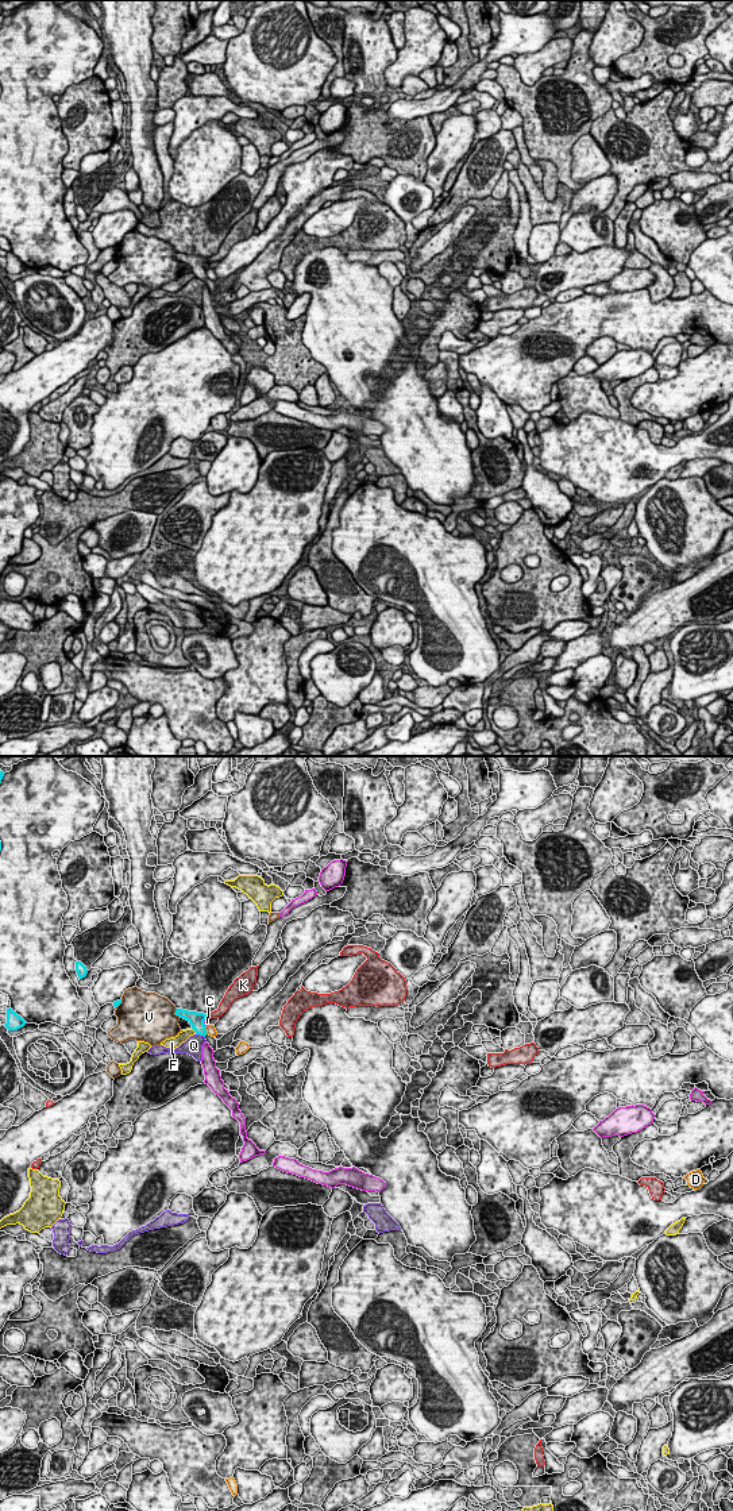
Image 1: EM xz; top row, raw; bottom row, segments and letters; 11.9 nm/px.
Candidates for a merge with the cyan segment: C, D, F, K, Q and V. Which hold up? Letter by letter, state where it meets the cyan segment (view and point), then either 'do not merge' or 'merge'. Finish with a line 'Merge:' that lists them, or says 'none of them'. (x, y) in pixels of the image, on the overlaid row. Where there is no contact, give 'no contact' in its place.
C: xz (203, 1022) | do not merge
D: xz (205, 1030) | do not merge
F: xz (193, 1029) | do not merge
K: xz (207, 1017) | do not merge
Q: xz (200, 1035) | do not merge
V: xz (176, 1014) | do not merge
Merge: none of them

